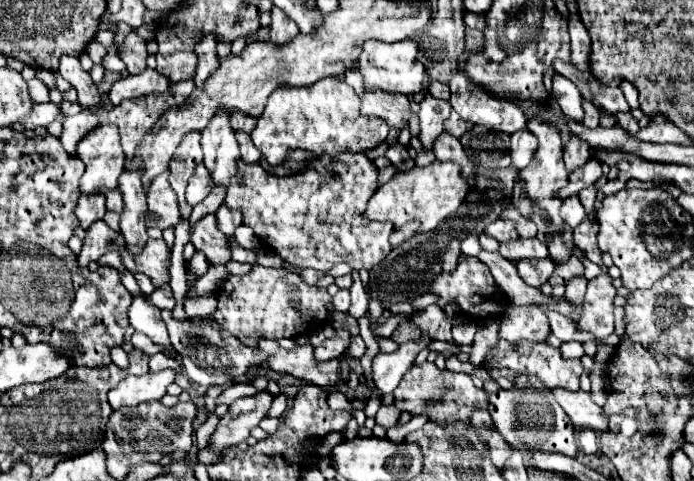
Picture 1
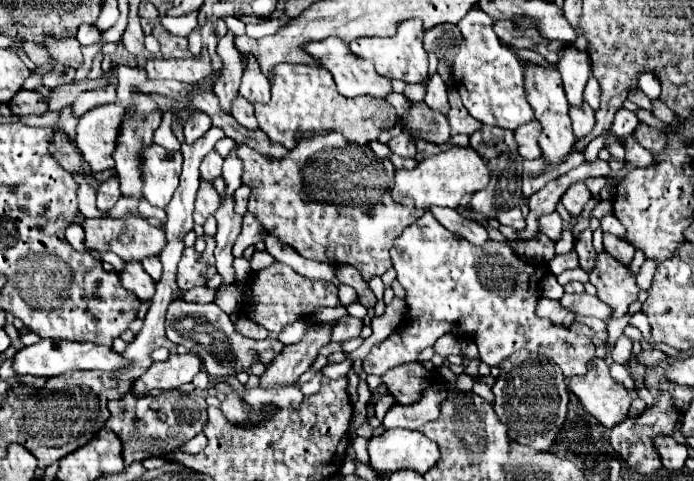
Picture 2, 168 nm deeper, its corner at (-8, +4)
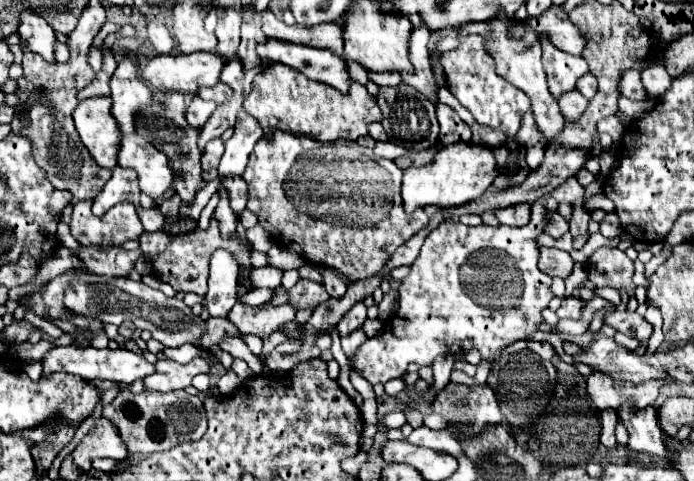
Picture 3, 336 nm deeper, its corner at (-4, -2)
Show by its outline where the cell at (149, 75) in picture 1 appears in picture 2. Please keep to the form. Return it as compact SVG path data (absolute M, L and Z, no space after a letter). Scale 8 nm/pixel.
M209 56L201 58L167 58L147 60L147 78L173 78L185 84L195 84L213 72Z

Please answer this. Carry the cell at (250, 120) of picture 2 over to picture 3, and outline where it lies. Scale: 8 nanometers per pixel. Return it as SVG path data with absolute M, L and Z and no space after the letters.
M217 82L213 88L199 88L197 96L201 96L203 100L213 100L213 102L221 104L229 98L229 88L223 82Z

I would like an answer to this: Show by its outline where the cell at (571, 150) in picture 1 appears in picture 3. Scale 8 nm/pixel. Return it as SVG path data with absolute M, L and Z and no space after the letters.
M569 90L569 92L561 94L561 98L559 98L559 108L561 108L565 120L573 122L573 120L577 120L577 118L585 112L585 108L587 108L587 98L585 98L579 90Z

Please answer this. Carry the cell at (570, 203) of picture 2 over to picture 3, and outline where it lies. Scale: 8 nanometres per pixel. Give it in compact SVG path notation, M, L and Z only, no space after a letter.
M573 176L573 178L567 178L563 184L559 184L553 192L551 192L551 196L555 198L555 200L567 200L567 202L575 202L575 200L579 200L579 198L583 198L585 196L585 188L577 182L577 178Z

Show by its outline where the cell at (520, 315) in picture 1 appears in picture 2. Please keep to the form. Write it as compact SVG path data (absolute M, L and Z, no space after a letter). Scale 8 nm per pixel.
M545 296L539 298L539 302L537 302L537 316L539 318L549 318L551 322L561 324L565 328L569 328L573 324L573 320L575 320L575 314L571 314L567 310L561 310L555 300L549 300Z

